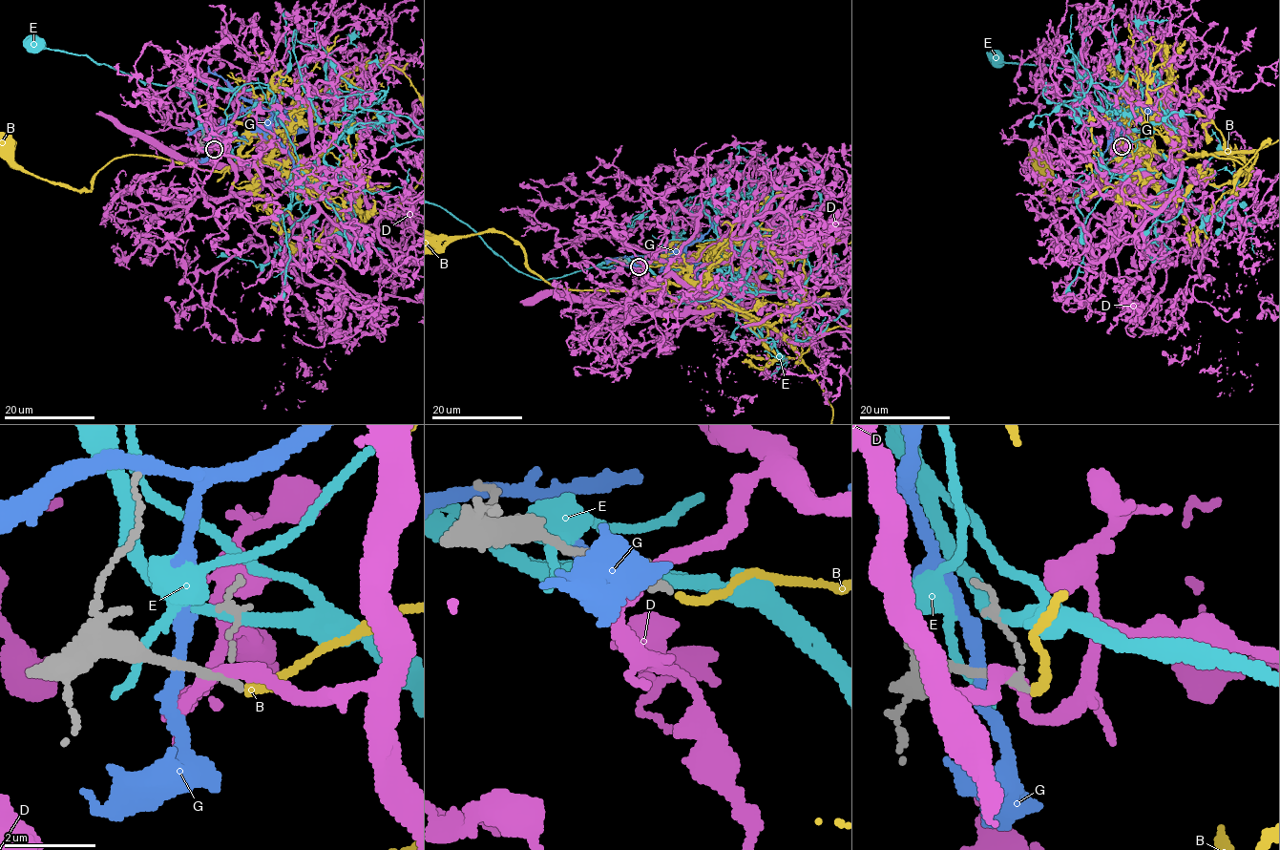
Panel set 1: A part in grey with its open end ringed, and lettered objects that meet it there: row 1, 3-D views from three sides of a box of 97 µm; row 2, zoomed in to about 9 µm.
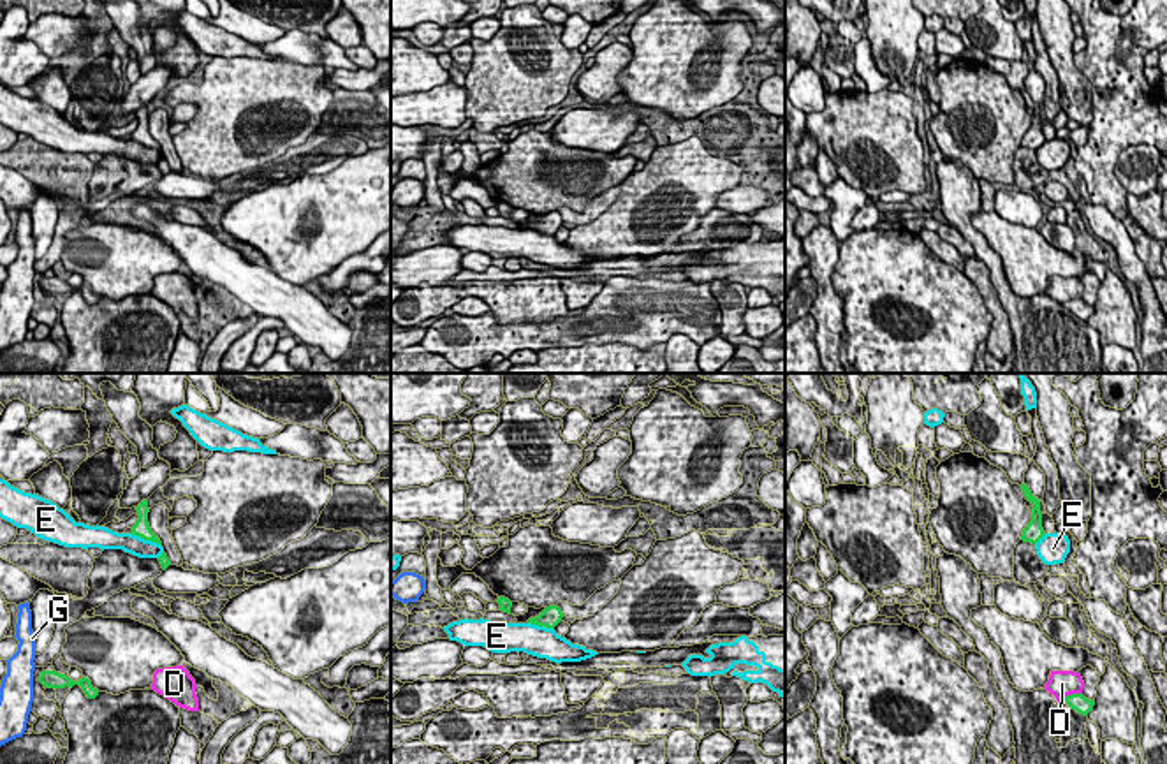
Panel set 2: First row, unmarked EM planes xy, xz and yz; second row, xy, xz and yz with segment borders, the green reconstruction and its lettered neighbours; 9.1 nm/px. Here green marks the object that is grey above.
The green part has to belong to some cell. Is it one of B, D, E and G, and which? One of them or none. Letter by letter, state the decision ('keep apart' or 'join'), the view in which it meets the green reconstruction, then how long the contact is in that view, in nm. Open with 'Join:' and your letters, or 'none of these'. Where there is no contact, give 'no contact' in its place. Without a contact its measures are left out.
Join: none of these
B: keep apart; no contact
D: keep apart; contact in yz; length 220 nm
E: keep apart; contact in xy; length 320 nm
G: keep apart; no contact

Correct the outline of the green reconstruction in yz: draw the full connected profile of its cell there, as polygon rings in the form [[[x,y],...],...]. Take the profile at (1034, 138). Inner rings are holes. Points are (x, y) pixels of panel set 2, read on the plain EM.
[[[1021,90],[1021,95],[1023,95],[1026,106],[1033,109],[1031,127],[1023,136],[1021,146],[1037,150],[1046,141],[1046,137],[1042,134],[1040,106],[1031,100],[1031,97],[1026,90]]]

